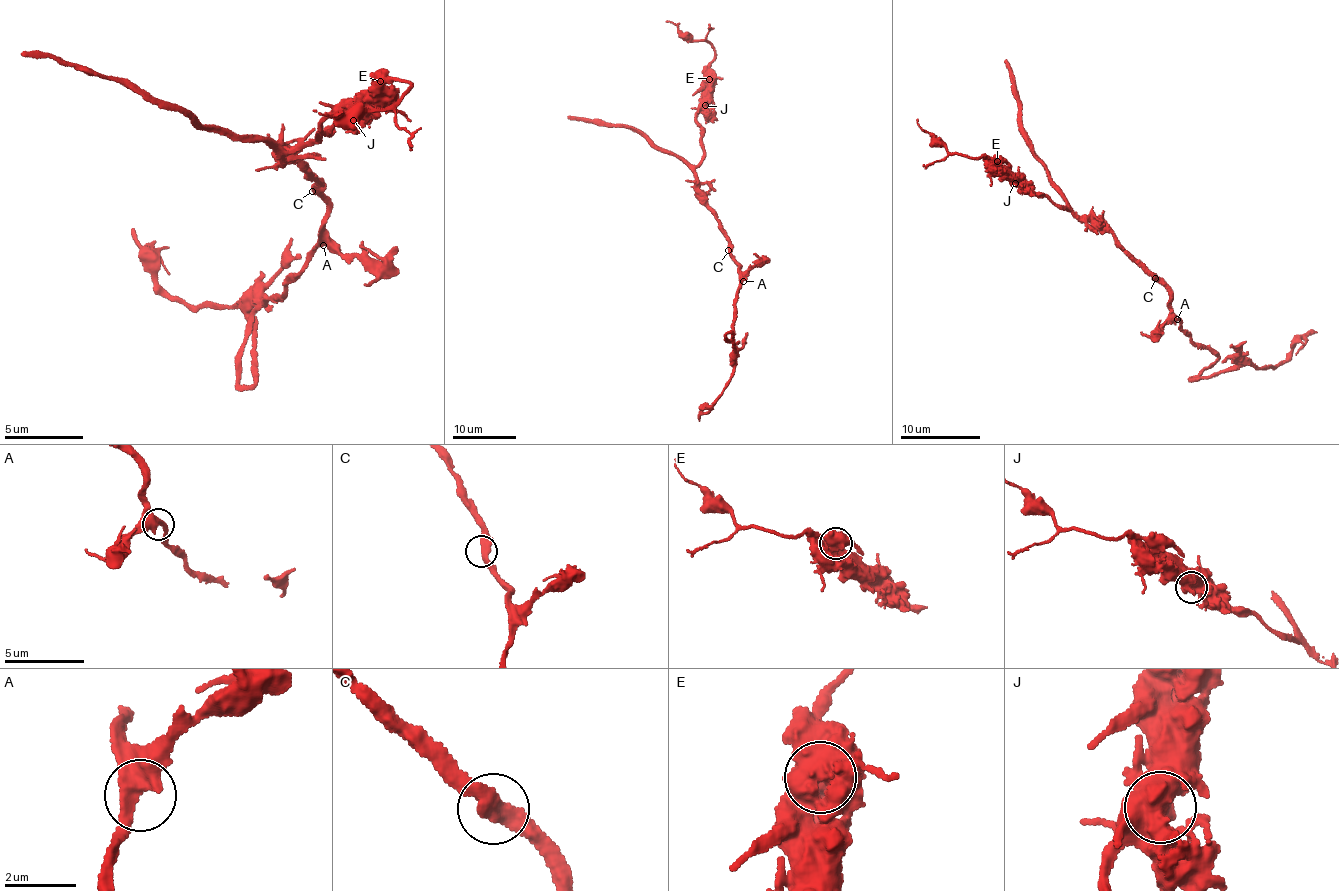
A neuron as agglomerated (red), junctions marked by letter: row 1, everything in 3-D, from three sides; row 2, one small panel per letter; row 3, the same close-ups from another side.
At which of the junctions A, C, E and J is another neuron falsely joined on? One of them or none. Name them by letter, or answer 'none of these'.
E

